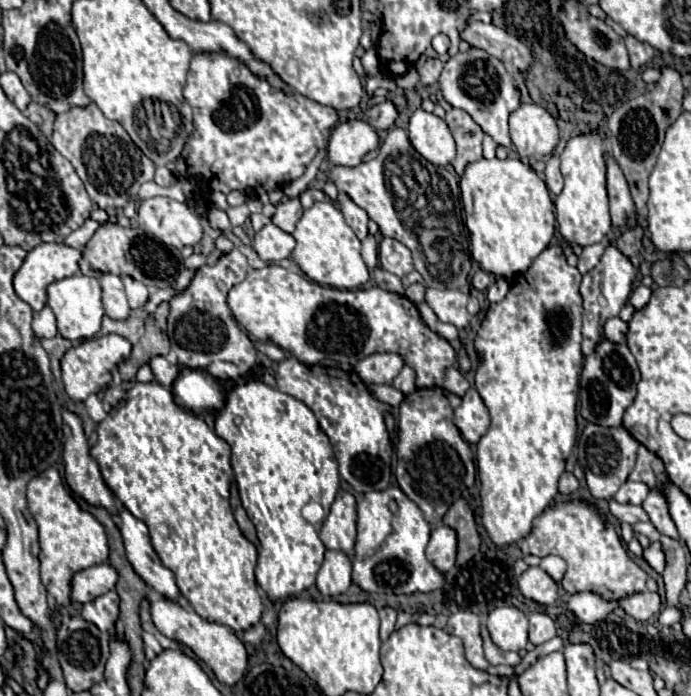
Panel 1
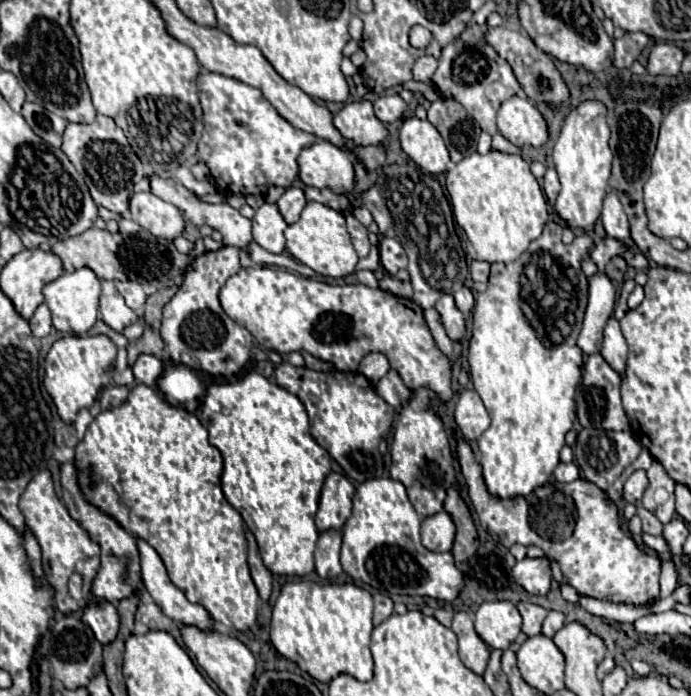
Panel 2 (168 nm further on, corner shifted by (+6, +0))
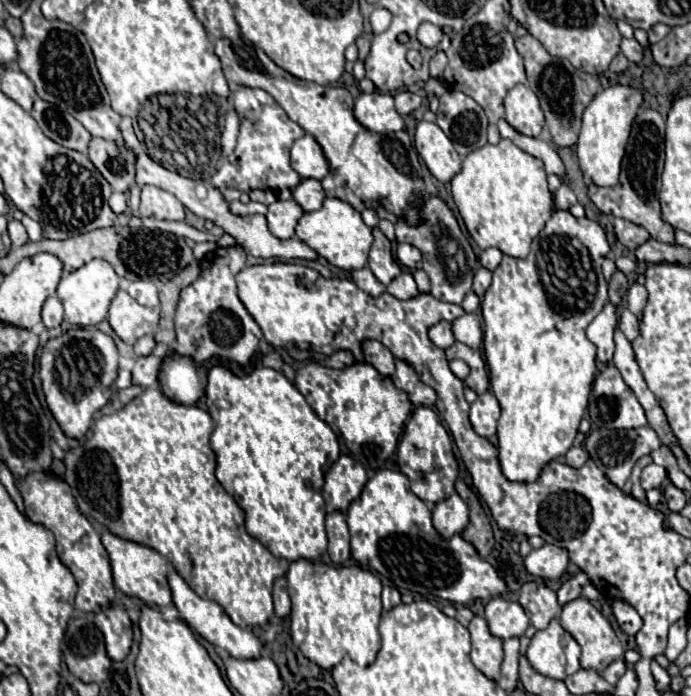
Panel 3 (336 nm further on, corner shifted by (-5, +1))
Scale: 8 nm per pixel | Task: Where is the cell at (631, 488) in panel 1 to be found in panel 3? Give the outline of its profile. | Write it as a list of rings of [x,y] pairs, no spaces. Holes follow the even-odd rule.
[[[648,464],[644,470],[642,470],[642,488],[648,492],[652,488],[660,488],[666,480],[666,470],[658,464]]]

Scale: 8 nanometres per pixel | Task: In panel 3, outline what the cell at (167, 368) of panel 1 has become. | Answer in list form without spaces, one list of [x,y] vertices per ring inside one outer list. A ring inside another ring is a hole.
[[[156,354],[138,358],[136,366],[132,368],[132,382],[142,388],[158,388],[158,374],[160,374],[162,362],[164,358]]]

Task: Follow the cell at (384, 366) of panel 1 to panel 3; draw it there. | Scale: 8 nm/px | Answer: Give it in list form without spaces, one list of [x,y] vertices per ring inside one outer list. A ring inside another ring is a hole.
[[[376,340],[364,342],[364,358],[366,358],[368,364],[372,364],[384,376],[392,376],[392,372],[396,368],[392,352],[384,344],[380,344]]]

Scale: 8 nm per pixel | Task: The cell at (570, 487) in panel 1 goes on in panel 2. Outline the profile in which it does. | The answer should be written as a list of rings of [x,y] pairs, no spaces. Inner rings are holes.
[[[559,463],[553,477],[555,477],[555,481],[561,481],[561,483],[575,481],[579,477],[579,467],[575,463]]]

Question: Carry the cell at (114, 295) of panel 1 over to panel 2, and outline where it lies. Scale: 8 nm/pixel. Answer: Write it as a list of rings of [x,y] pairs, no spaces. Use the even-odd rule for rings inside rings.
[[[103,281],[103,291],[101,291],[101,319],[115,331],[123,331],[127,325],[135,323],[139,317],[133,309],[129,309],[123,301],[123,297],[119,295],[119,291],[115,289],[115,285],[111,281]]]

